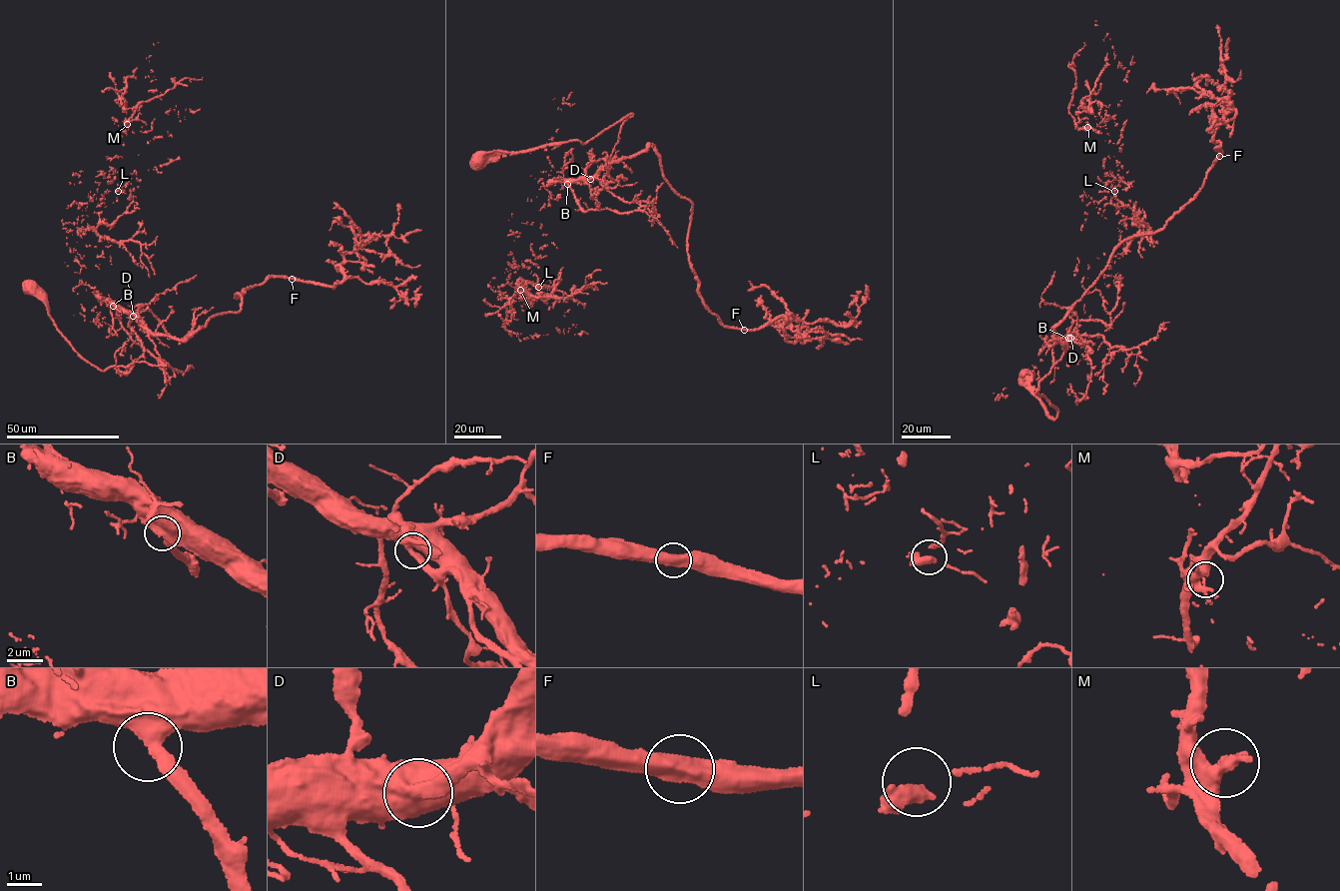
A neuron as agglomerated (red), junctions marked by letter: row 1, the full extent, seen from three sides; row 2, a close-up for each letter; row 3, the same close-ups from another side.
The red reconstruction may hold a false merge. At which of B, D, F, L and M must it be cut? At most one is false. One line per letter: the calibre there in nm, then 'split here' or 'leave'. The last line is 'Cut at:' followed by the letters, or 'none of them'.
B: 480 nm | leave
D: 550 nm | leave
F: 600 nm | leave
L: 360 nm | leave
M: 280 nm | leave
Cut at: none of them

